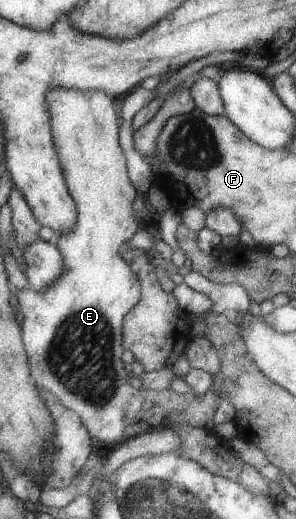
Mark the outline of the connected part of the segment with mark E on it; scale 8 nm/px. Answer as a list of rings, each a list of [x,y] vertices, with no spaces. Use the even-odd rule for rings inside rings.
[[[58,87],[53,88],[52,92],[49,95],[50,103],[50,112],[54,119],[54,136],[57,138],[57,145],[59,153],[62,157],[62,164],[65,167],[67,183],[70,185],[71,193],[75,198],[75,201],[78,203],[78,224],[74,229],[74,232],[65,232],[61,235],[58,246],[63,250],[64,256],[66,257],[67,269],[65,273],[59,278],[59,281],[52,285],[50,288],[47,288],[45,291],[38,292],[32,285],[28,290],[22,291],[18,296],[19,309],[24,315],[24,324],[22,328],[25,333],[25,341],[27,341],[27,351],[31,353],[31,369],[35,369],[33,377],[37,379],[37,383],[43,387],[43,389],[49,389],[53,391],[57,397],[61,398],[61,401],[67,405],[68,408],[71,408],[73,411],[76,411],[83,417],[83,421],[86,422],[87,427],[91,430],[93,437],[101,442],[109,443],[109,445],[119,445],[128,439],[135,438],[143,433],[151,433],[152,431],[157,431],[157,429],[167,429],[170,428],[180,439],[180,449],[176,452],[182,458],[186,460],[193,460],[202,465],[207,471],[210,471],[212,474],[221,476],[222,478],[230,479],[235,483],[244,485],[247,488],[247,491],[253,492],[254,494],[259,494],[262,496],[271,497],[271,499],[276,503],[275,498],[271,496],[271,491],[269,490],[270,480],[264,477],[256,468],[251,464],[241,460],[237,456],[232,455],[230,449],[231,445],[225,439],[221,438],[213,430],[207,428],[196,426],[195,424],[190,424],[189,422],[174,422],[170,414],[172,412],[178,412],[182,414],[186,407],[188,406],[189,399],[187,395],[174,392],[173,390],[167,388],[164,390],[146,390],[143,387],[133,387],[127,385],[127,371],[125,371],[125,365],[121,361],[121,353],[123,353],[123,346],[121,345],[121,325],[124,325],[124,319],[129,313],[130,309],[142,299],[142,284],[139,281],[136,273],[131,269],[131,265],[123,259],[120,255],[120,247],[123,241],[127,241],[129,237],[133,237],[134,233],[137,232],[137,219],[135,219],[135,213],[133,213],[133,201],[135,201],[135,187],[131,185],[129,177],[127,177],[127,163],[125,163],[125,155],[123,155],[123,149],[119,145],[119,125],[117,125],[117,113],[115,113],[115,107],[113,107],[113,101],[107,97],[107,91],[105,90],[80,90],[77,88],[66,88]]]

